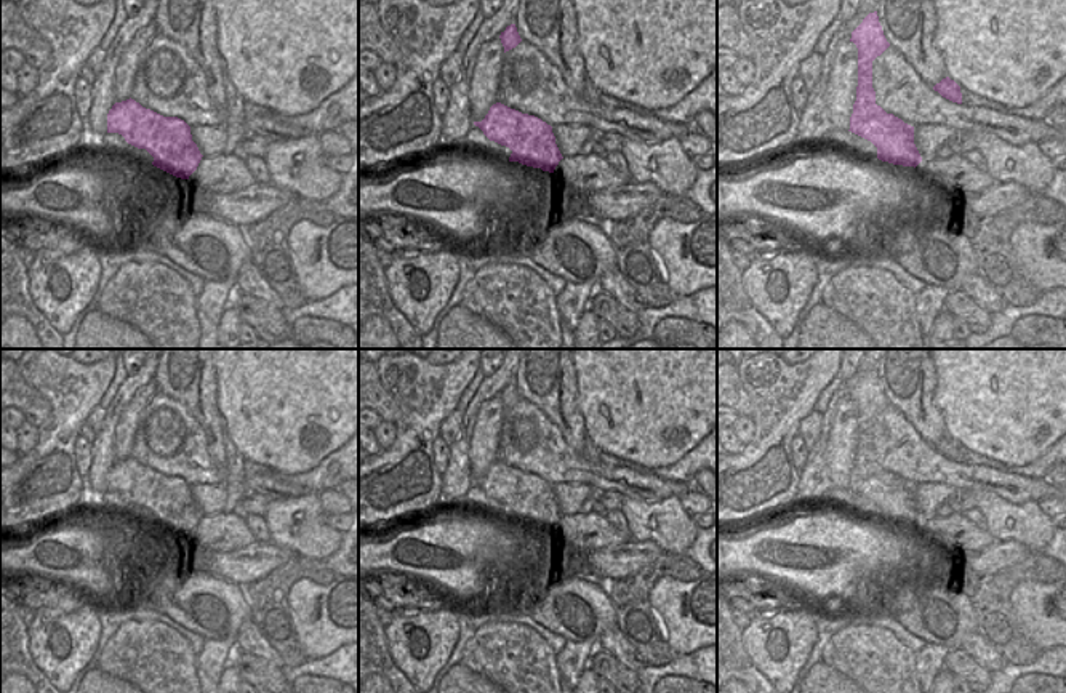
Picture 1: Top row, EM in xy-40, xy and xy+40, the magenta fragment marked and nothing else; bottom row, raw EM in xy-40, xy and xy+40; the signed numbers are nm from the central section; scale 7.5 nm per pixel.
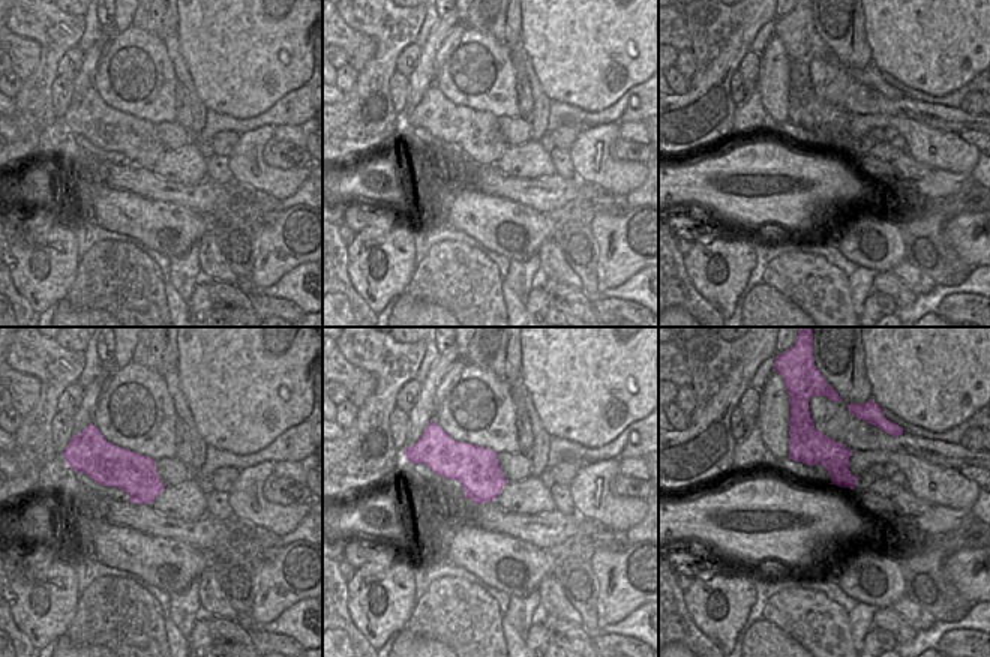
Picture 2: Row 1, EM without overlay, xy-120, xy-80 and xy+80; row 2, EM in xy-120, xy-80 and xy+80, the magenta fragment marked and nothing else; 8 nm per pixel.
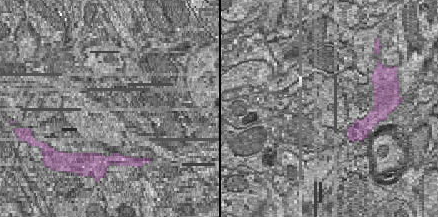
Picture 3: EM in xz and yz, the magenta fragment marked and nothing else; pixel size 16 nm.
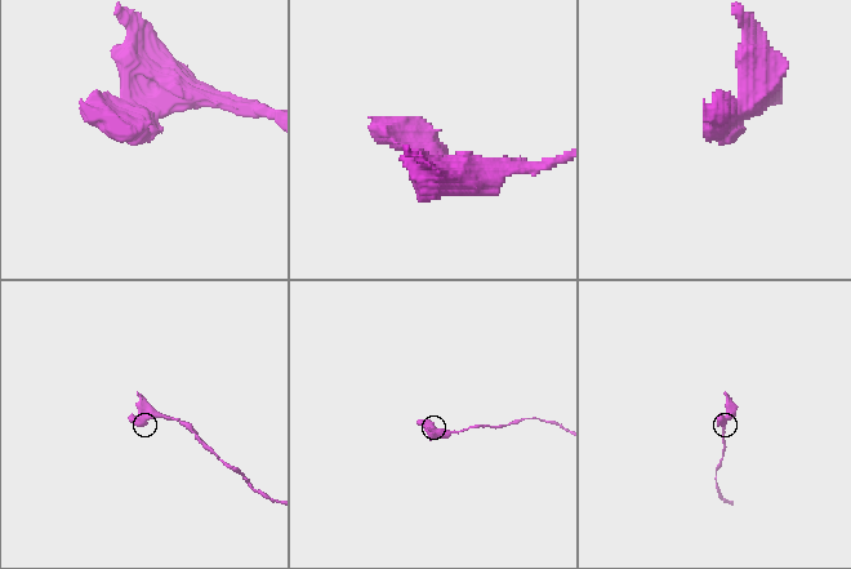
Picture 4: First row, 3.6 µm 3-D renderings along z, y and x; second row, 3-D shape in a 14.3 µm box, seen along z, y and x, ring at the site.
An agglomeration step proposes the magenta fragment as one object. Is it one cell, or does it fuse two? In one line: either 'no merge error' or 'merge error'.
merge error

